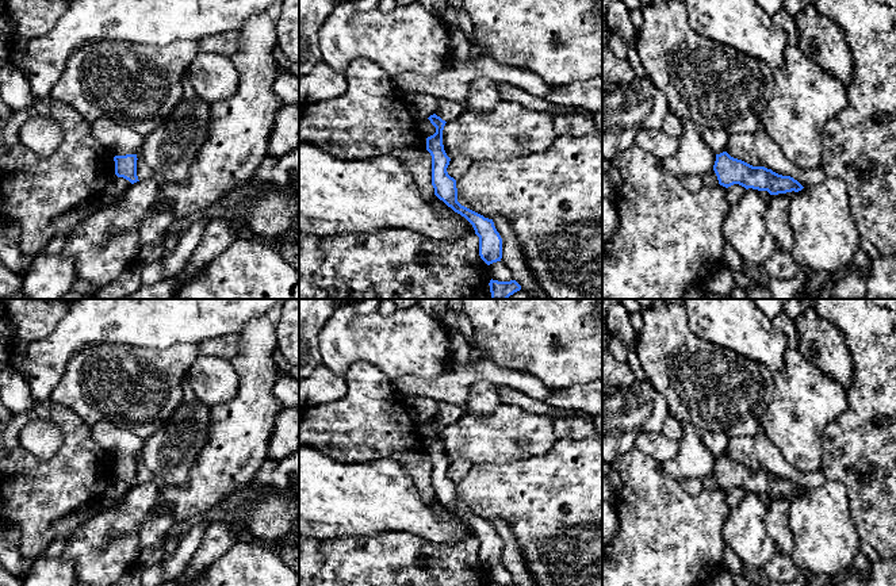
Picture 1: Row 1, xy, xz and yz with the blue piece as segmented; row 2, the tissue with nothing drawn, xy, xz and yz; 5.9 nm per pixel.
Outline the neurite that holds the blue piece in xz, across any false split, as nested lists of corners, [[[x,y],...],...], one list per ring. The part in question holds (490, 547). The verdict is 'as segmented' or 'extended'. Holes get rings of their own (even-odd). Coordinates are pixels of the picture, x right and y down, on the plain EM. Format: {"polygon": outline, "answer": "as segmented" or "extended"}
{"polygon": [[[436,417],[428,422],[436,430],[436,436],[426,441],[426,453],[432,459],[432,489],[434,498],[472,528],[475,537],[479,540],[480,562],[487,568],[501,564],[502,541],[493,522],[485,521],[457,505],[456,483],[447,475],[451,461],[447,459],[443,448],[443,433],[447,425]]], "answer": "as segmented"}

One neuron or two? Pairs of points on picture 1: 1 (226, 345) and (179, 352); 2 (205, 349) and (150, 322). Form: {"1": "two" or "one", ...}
{"1": "two", "2": "two"}

